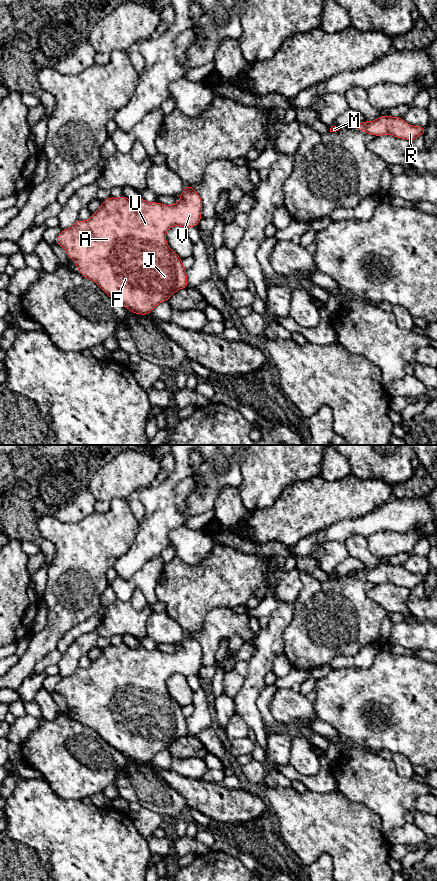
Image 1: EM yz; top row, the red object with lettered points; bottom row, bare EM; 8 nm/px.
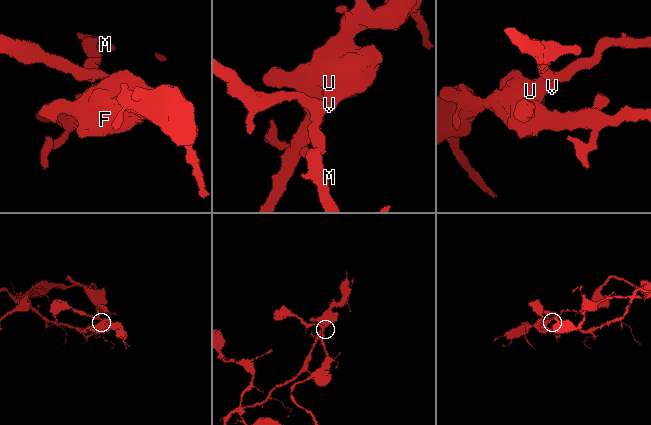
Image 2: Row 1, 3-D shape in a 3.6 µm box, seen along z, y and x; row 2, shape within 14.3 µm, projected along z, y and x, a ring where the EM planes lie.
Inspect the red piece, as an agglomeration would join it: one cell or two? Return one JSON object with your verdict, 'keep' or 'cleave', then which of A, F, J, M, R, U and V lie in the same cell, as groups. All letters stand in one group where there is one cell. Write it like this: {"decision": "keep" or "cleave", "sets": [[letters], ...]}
{"decision": "cleave", "sets": [["A", "F", "J", "U", "V"], ["M", "R"]]}

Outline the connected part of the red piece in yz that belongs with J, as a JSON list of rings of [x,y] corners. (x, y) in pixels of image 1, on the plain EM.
[[[184,636],[179,645],[176,652],[167,653],[147,650],[141,645],[130,648],[124,643],[119,646],[110,644],[102,649],[99,657],[92,661],[88,669],[79,667],[70,676],[62,678],[55,691],[75,710],[78,720],[84,726],[97,731],[115,750],[136,763],[149,763],[157,753],[169,749],[176,739],[189,734],[187,717],[183,714],[182,707],[169,695],[166,680],[173,674],[184,677],[198,675],[202,666],[203,651],[200,643],[189,636]]]

